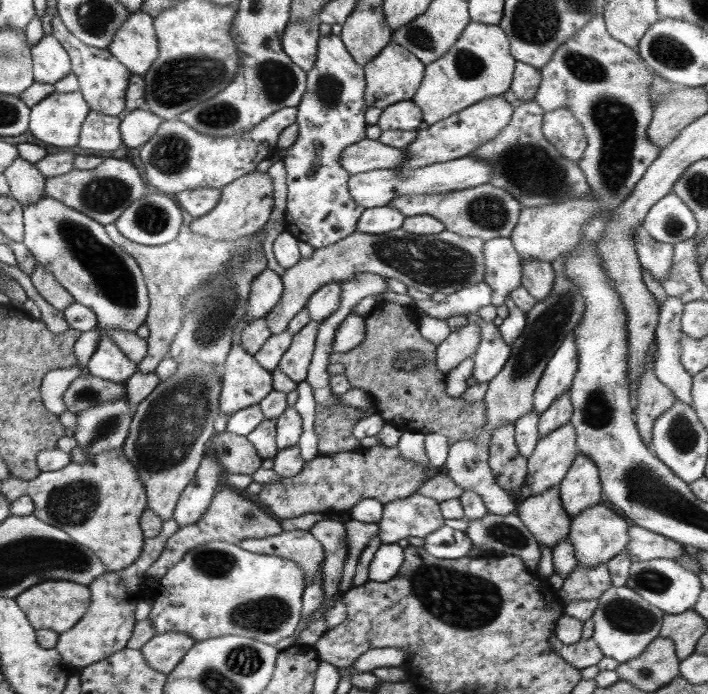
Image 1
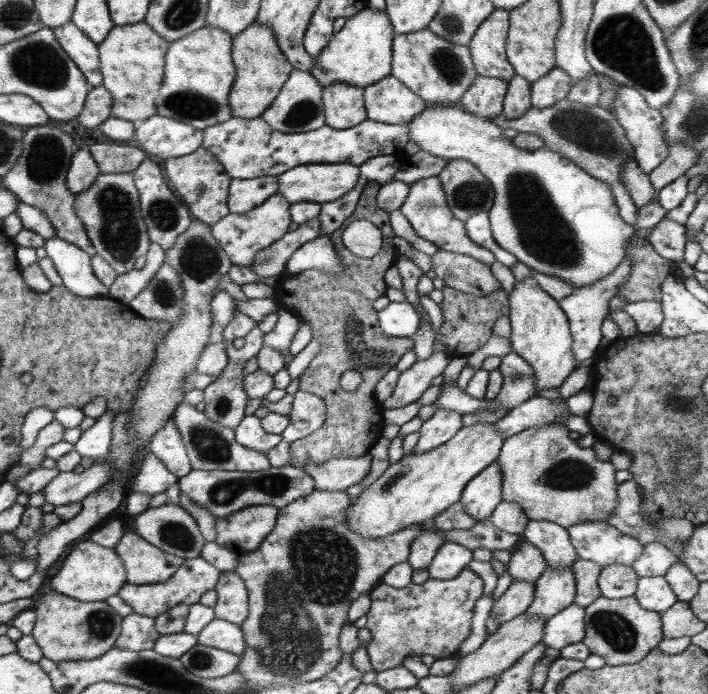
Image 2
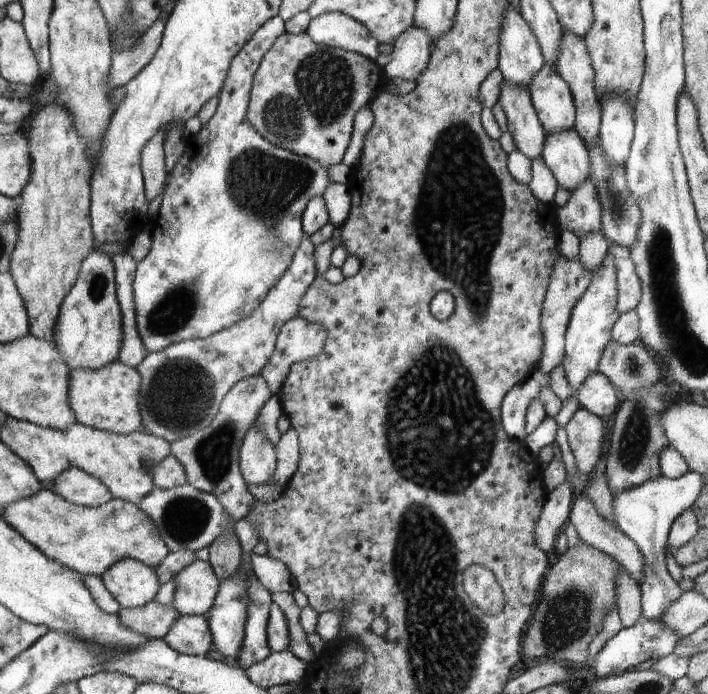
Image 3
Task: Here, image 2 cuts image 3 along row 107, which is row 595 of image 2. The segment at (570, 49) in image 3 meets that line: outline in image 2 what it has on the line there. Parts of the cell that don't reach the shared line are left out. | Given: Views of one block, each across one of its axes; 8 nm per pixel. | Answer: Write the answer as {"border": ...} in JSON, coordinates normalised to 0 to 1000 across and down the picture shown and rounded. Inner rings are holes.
{"border":[[[816,805],[808,814],[811,836],[814,836],[814,859],[811,870],[828,876],[833,873],[842,862],[847,860],[845,831],[850,817],[842,810]]]}

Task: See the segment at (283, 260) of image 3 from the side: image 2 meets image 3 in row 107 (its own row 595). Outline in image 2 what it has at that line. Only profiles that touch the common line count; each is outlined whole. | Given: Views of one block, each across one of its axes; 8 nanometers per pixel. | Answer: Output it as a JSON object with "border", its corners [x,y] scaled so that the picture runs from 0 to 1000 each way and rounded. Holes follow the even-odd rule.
{"border":[[[312,824],[304,850],[304,889],[340,901],[352,883],[350,849],[342,833],[332,824]]]}

